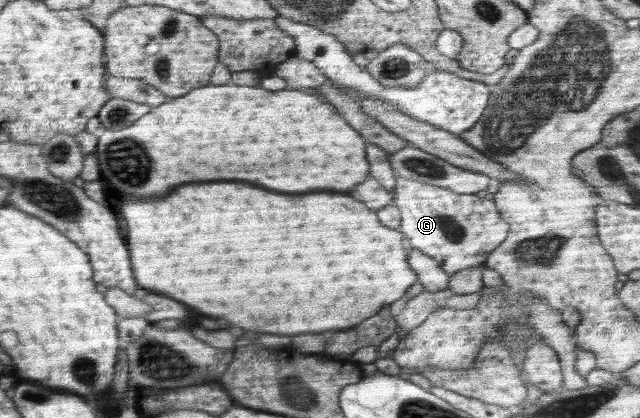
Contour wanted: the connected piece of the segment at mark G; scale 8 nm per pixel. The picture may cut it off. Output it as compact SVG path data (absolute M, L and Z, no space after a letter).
M396 177L392 203L401 213L399 230L405 237L405 245L433 257L449 275L469 267L483 266L490 252L494 251L510 233L509 223L502 219L492 196L478 197L477 194L459 194L450 189L415 182L410 178Z

